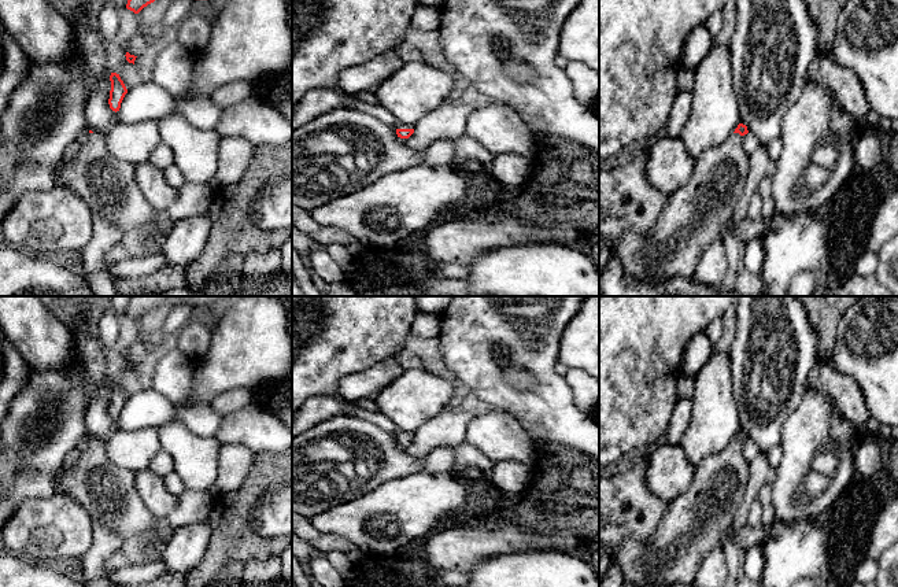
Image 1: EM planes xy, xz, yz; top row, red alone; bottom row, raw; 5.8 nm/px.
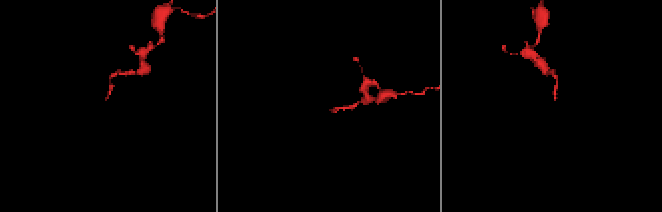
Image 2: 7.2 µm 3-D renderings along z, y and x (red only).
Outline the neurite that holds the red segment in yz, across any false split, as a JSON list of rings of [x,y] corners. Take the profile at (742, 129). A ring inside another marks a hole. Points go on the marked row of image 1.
[[[739,123],[718,147],[703,151],[685,187],[669,195],[662,213],[646,235],[627,232],[611,245],[624,273],[639,281],[661,283],[695,276],[699,258],[733,217],[749,173],[742,145],[747,126]]]

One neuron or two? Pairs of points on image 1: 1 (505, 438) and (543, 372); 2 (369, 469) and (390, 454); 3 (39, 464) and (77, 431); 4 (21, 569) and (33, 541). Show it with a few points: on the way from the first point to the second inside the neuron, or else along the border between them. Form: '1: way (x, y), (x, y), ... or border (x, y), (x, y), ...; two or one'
1: border (496, 408), (507, 412), (536, 440); two
2: way (372, 464), (377, 458), (384, 458); one
3: way (48, 454), (67, 435); one
4: border (14, 553), (28, 560); two

